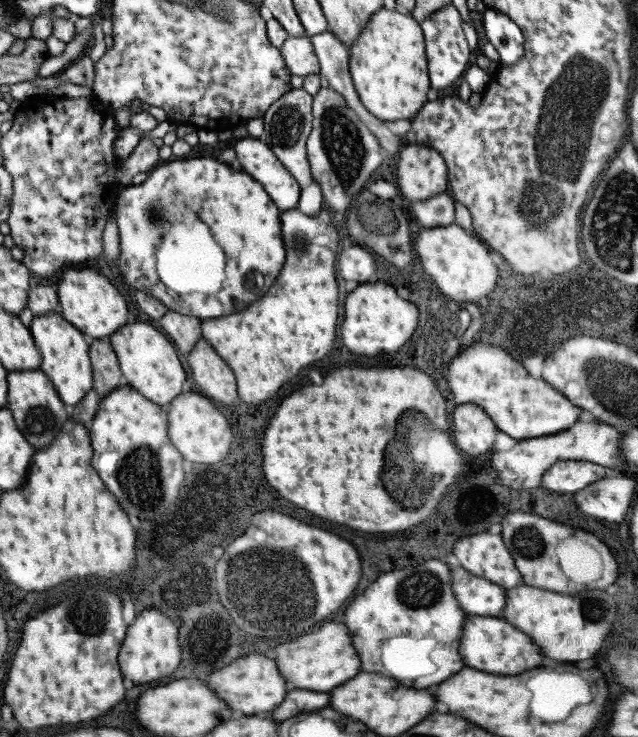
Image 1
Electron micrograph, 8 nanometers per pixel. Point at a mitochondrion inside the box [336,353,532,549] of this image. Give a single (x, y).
(409, 430)

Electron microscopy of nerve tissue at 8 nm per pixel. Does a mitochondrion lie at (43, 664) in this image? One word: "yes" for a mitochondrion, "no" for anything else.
no

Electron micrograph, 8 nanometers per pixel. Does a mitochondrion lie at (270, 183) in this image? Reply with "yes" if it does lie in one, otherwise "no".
no

